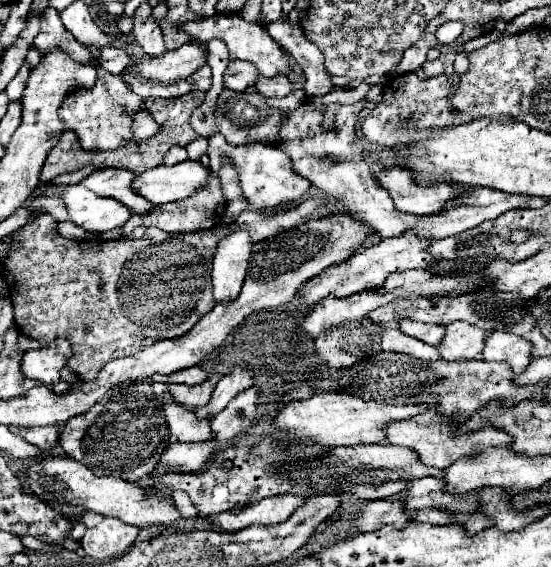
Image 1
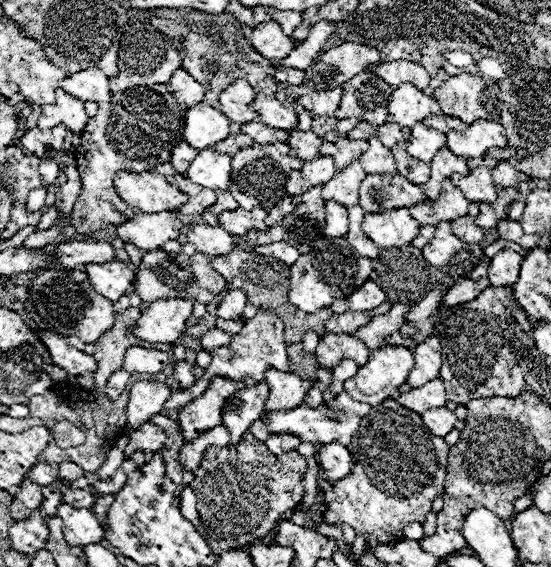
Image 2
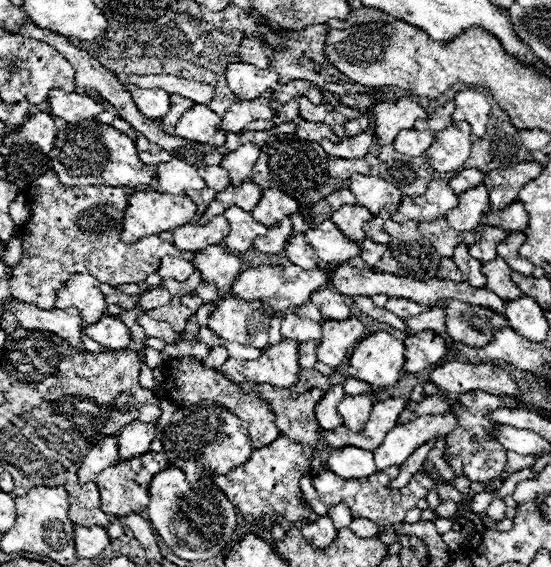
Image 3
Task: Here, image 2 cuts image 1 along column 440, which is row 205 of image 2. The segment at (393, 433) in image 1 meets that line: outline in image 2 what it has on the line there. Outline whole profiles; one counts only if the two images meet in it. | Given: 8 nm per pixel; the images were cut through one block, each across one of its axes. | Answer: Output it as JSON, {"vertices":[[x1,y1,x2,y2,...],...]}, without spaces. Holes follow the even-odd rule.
{"vertices":[[446,178,442,182,442,194,436,200,424,200,412,206,410,214,416,218,416,222,420,222,420,226,436,226,442,220,452,222,456,218,468,216,468,200]]}

